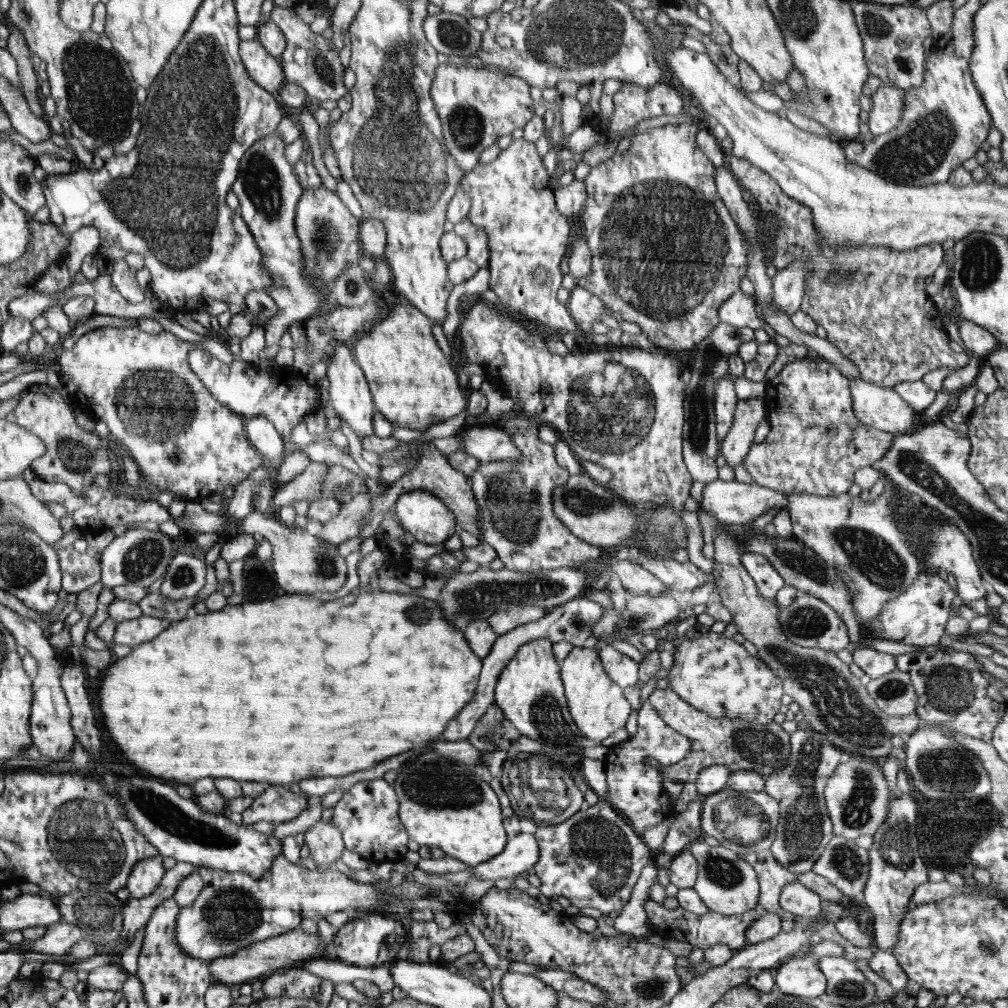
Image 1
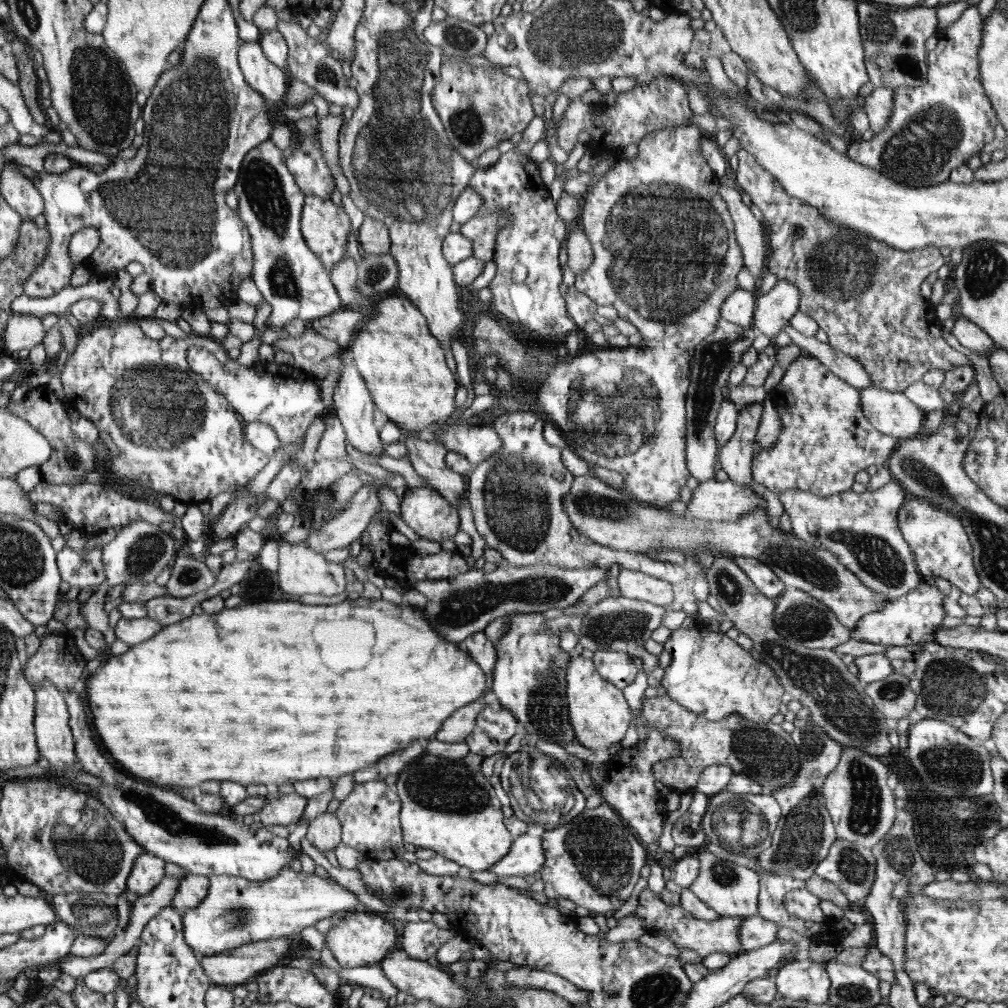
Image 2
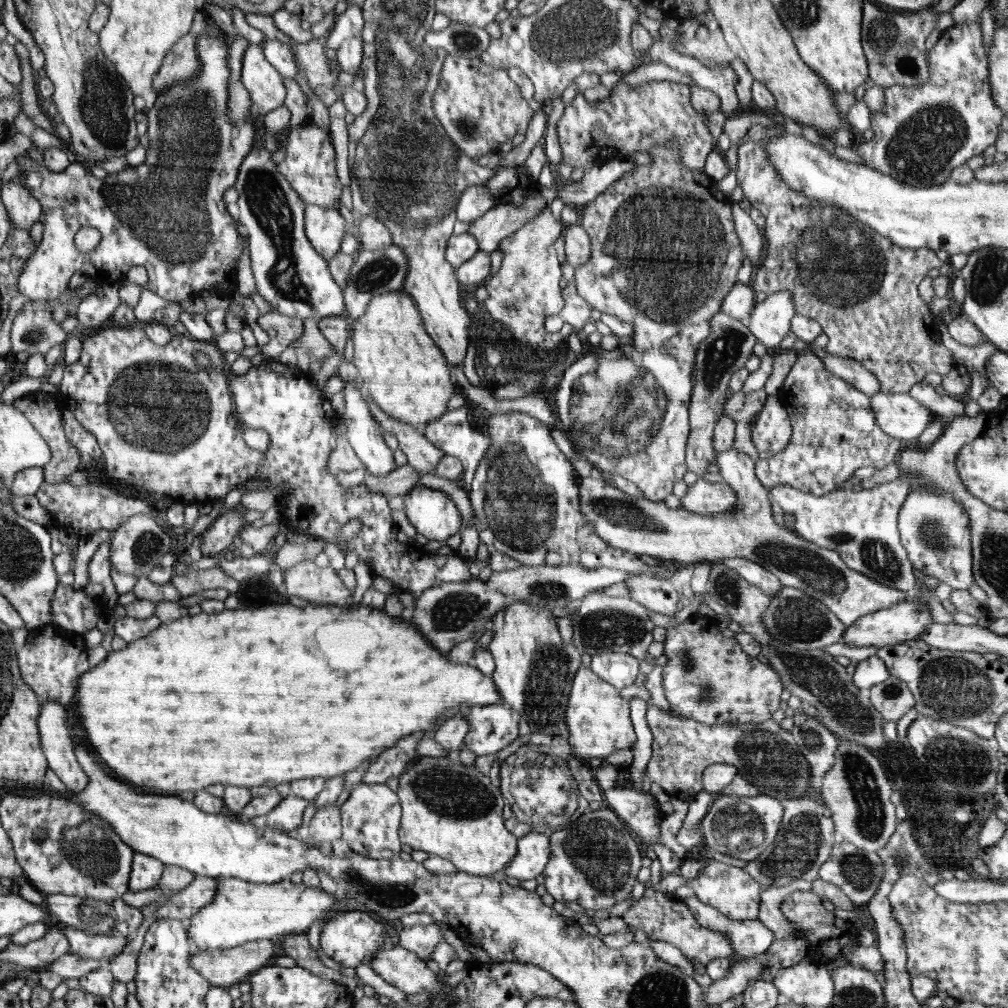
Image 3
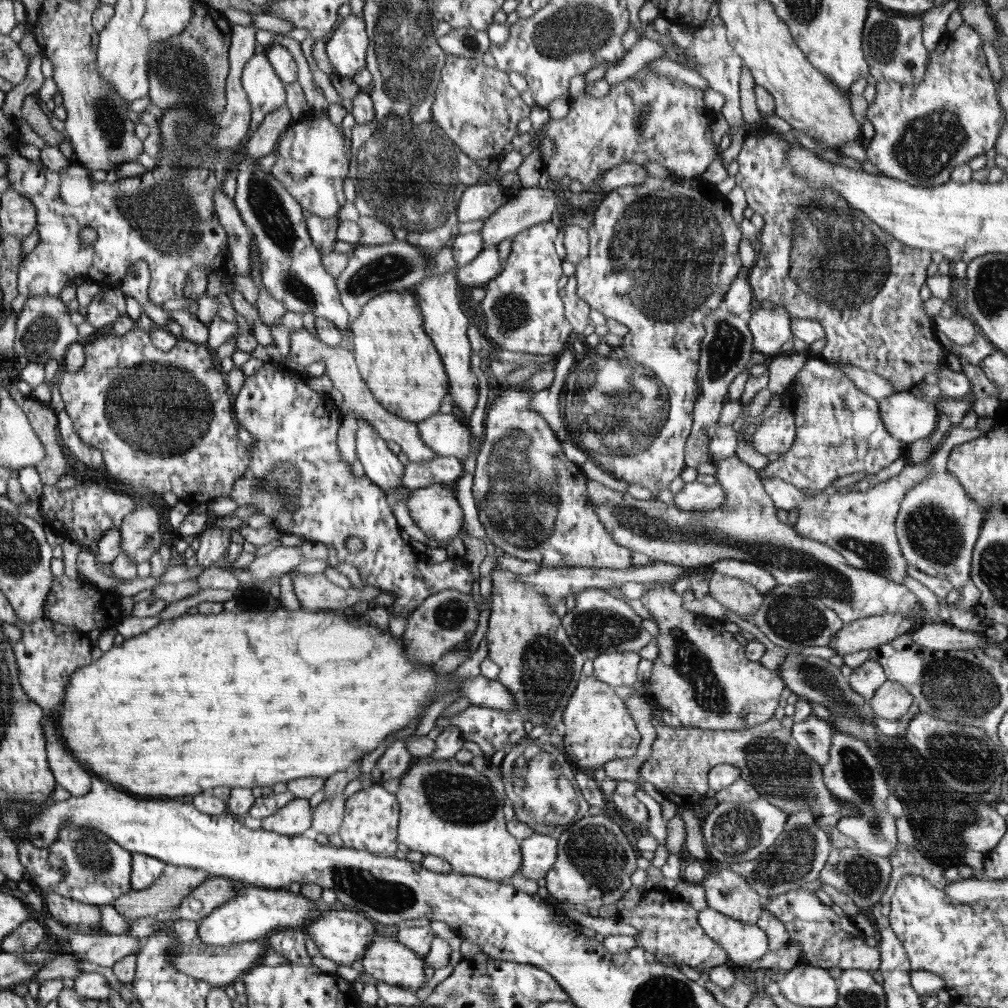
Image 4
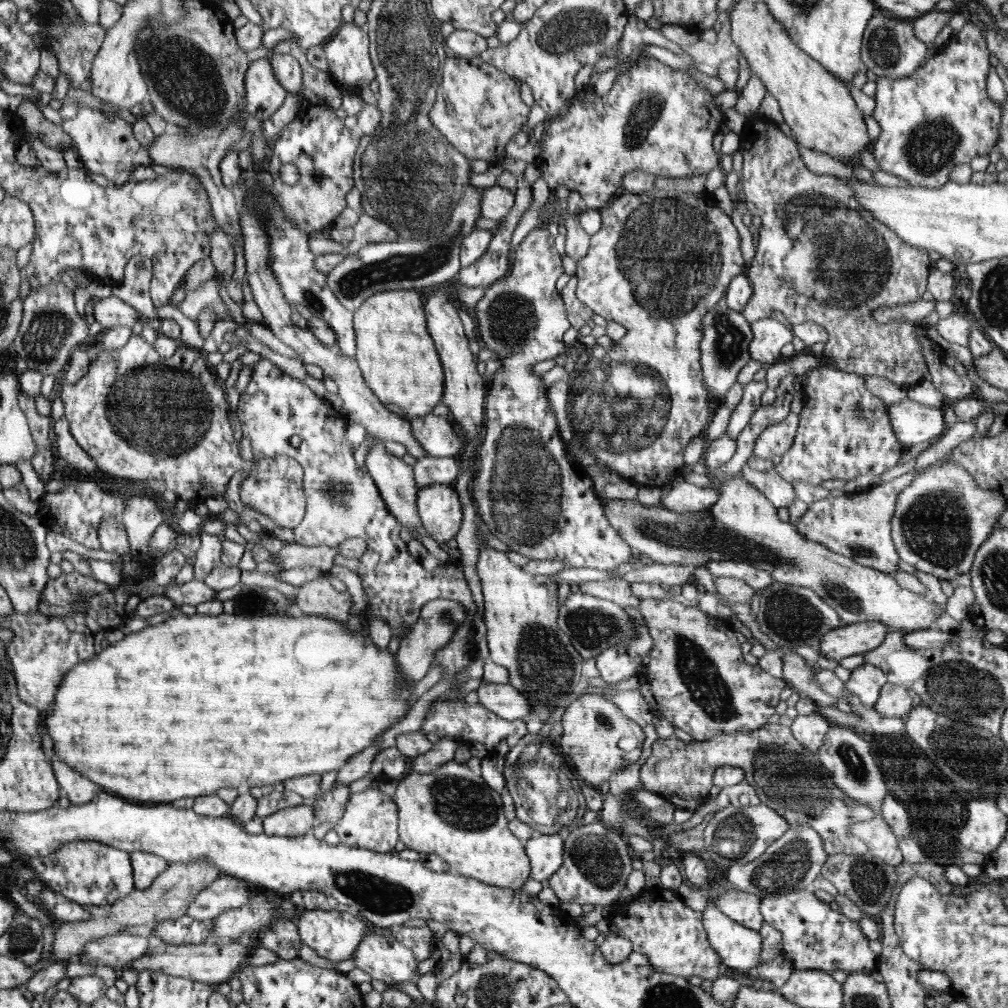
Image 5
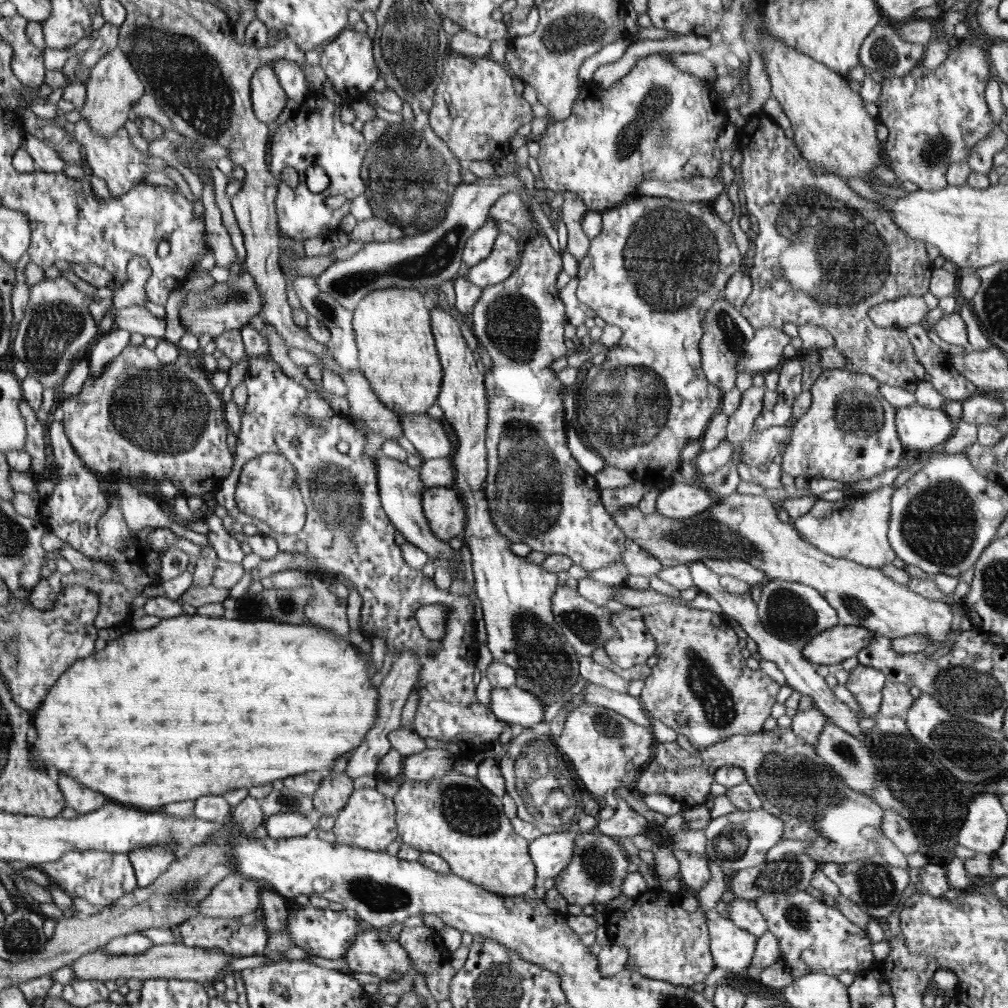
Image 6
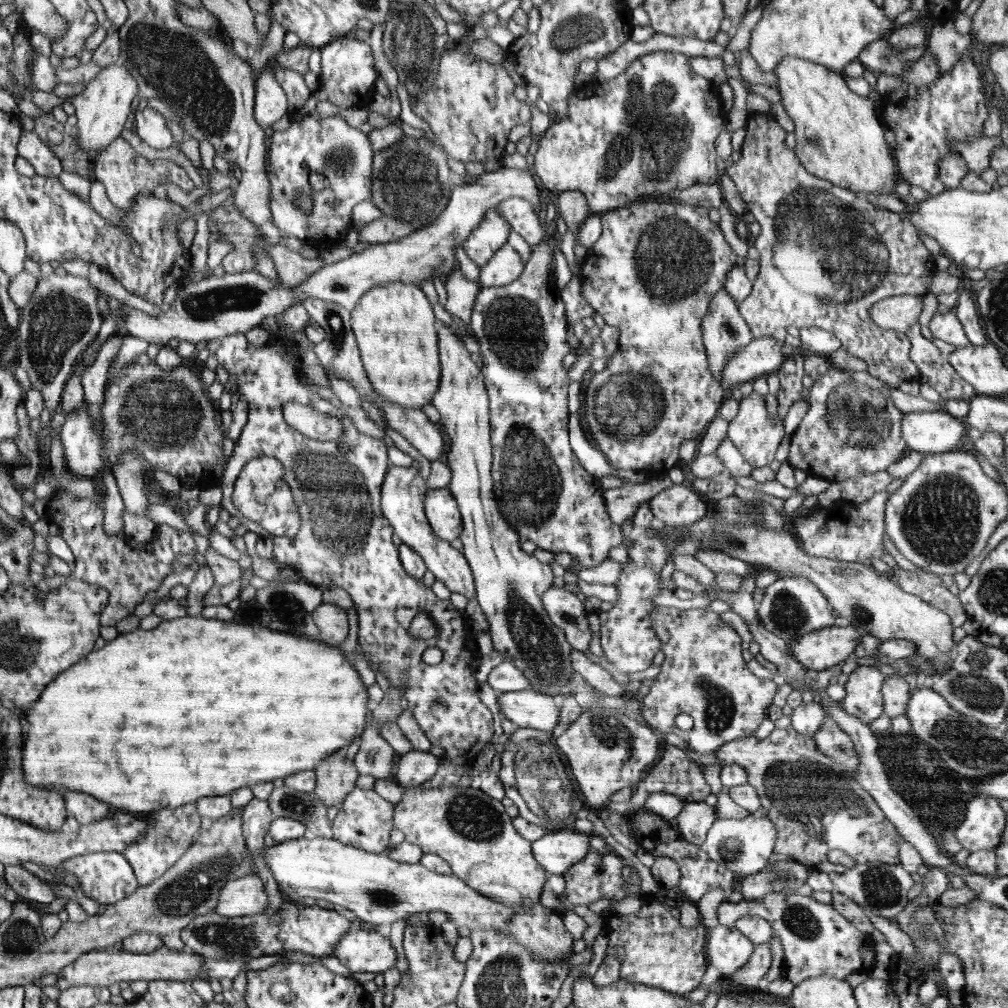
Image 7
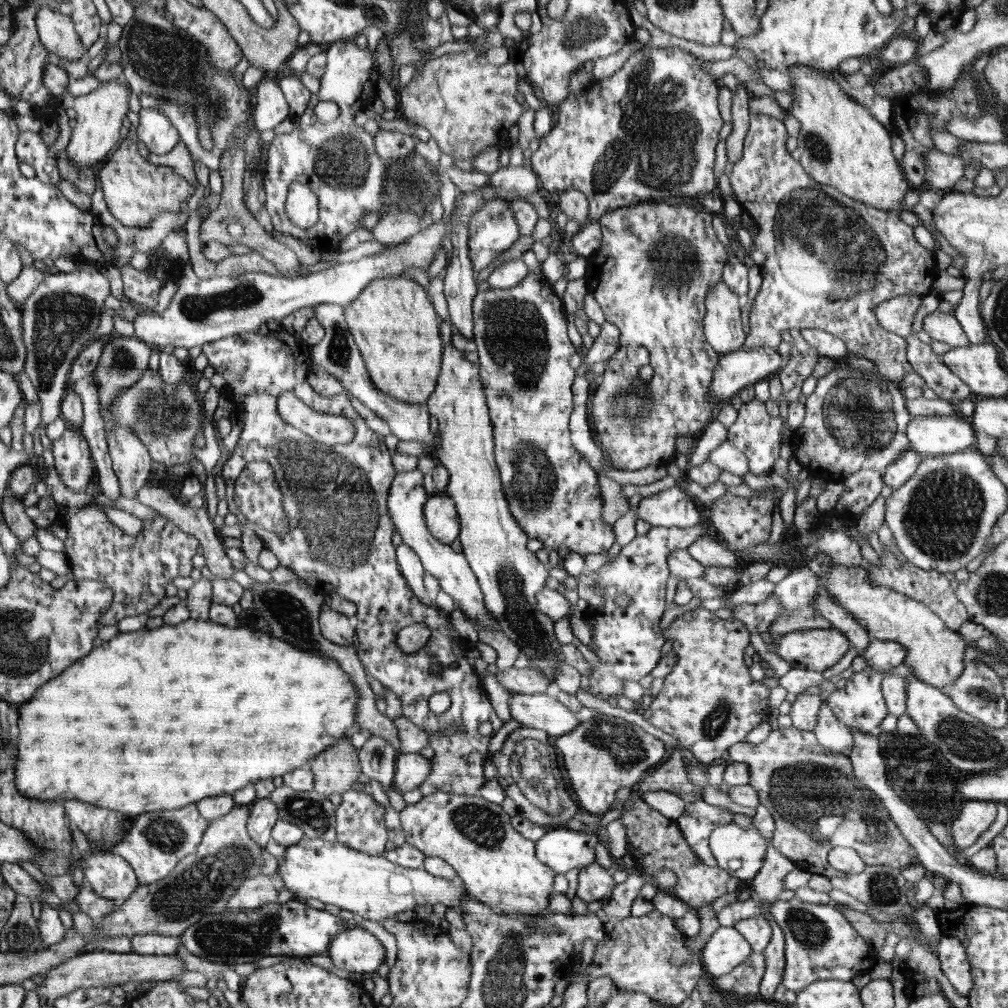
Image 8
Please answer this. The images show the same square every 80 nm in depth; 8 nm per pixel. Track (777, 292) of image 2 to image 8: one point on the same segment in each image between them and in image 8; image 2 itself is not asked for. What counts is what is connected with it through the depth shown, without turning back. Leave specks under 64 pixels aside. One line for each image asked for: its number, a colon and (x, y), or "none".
3: (770, 321)
4: (771, 327)
5: (769, 335)
6: (763, 353)
7: (763, 356)
8: (733, 371)

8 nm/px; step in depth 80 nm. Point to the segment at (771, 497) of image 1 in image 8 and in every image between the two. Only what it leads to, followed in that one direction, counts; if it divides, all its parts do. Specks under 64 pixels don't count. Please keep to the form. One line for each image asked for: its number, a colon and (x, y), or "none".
2: (721, 501)
3: (703, 497)
4: (694, 496)
5: (685, 498)
6: (680, 501)
7: (678, 506)
8: (672, 508)

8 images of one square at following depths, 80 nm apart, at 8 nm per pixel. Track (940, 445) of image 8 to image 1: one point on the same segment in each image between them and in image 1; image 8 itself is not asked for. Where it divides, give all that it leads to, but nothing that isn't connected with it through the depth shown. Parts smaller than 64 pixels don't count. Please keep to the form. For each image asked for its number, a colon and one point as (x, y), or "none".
1: (883, 408)
2: (892, 413)
3: (899, 415)
4: (907, 418)
5: (913, 423)
6: (921, 429)
7: (929, 432)

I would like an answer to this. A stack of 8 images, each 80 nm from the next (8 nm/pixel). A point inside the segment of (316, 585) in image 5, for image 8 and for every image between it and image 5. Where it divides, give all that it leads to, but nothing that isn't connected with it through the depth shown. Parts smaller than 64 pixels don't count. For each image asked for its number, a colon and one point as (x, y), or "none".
6: (324, 609)
7: (331, 620)
8: (335, 627)

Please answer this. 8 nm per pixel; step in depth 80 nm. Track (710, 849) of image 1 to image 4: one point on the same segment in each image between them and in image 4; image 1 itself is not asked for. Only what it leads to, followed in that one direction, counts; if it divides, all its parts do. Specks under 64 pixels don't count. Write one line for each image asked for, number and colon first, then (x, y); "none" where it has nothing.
2: (731, 890)
3: (730, 889)
4: (726, 891)

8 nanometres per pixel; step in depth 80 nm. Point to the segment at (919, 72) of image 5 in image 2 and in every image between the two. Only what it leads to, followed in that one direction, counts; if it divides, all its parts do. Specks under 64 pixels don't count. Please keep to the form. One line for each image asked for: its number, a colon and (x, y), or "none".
2: (935, 128)
3: (923, 132)
4: (922, 131)

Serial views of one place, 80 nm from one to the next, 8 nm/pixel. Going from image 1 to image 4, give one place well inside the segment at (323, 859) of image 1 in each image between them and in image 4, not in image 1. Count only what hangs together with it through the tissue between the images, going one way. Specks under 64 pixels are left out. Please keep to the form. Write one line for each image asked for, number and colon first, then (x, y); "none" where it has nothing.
2: (324, 832)
3: (326, 825)
4: (328, 816)

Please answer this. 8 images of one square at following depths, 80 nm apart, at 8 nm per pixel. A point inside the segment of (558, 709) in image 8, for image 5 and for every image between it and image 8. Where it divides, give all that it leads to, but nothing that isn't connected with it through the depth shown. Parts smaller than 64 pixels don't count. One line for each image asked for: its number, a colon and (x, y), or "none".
5: (509, 704)
6: (520, 709)
7: (524, 708)

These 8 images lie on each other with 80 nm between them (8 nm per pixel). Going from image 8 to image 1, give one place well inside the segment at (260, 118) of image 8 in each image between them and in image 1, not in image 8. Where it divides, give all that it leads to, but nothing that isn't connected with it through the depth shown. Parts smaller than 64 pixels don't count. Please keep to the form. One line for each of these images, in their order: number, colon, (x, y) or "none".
1: (262, 66)
2: (260, 73)
3: (265, 85)
4: (265, 91)
5: (265, 94)
6: (269, 99)
7: (271, 105)

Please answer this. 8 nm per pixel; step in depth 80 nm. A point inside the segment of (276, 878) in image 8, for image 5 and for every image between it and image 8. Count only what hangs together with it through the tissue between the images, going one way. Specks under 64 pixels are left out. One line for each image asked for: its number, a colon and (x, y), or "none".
5: (224, 893)
6: (236, 896)
7: (246, 896)

